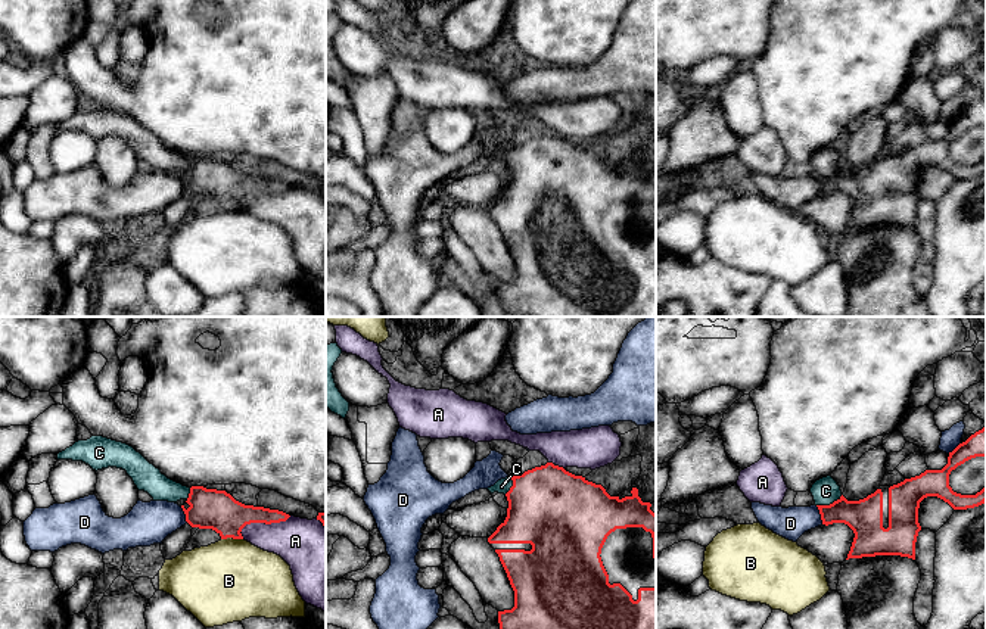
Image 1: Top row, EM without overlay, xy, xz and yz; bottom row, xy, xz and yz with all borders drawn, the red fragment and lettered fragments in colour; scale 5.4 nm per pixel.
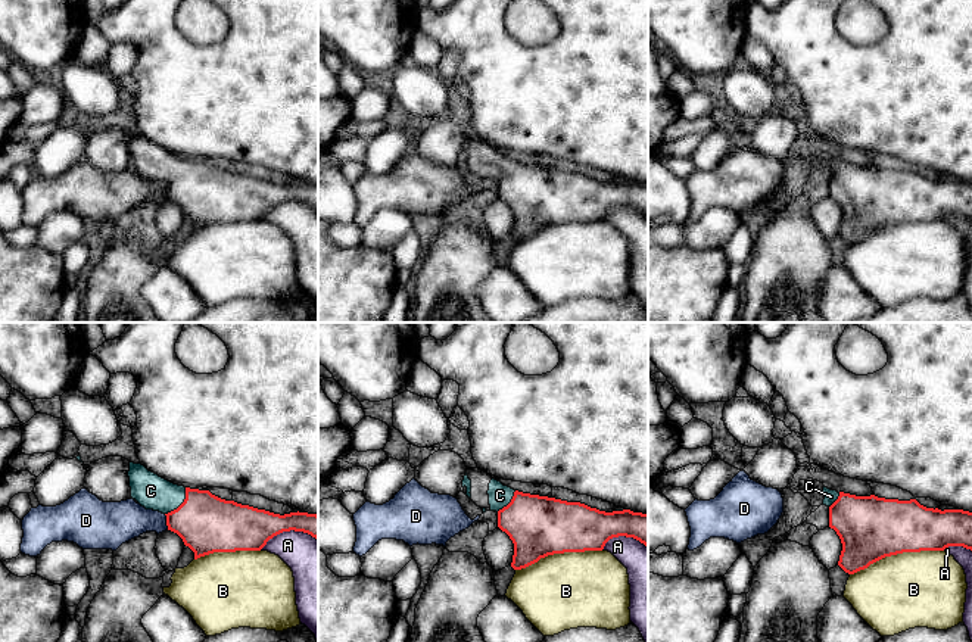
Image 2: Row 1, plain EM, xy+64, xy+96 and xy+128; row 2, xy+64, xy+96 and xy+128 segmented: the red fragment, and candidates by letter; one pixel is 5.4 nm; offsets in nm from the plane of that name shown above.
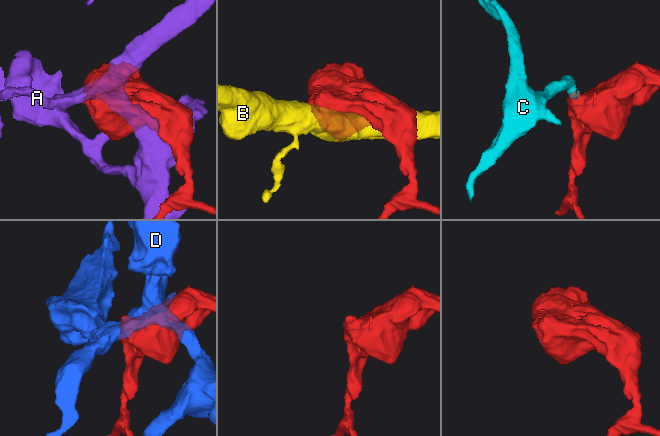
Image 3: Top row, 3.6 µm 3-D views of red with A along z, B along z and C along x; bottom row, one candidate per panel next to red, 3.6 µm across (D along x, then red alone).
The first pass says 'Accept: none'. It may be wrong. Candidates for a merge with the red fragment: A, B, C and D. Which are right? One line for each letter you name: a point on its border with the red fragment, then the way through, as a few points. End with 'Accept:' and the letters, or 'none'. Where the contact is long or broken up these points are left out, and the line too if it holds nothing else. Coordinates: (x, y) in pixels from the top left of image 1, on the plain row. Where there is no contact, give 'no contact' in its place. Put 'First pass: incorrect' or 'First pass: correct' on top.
First pass: incorrect
C: meets red in yz at (830, 174); runs through yz (864, 187), (837, 180), (830, 174), (826, 161)
Accept: C

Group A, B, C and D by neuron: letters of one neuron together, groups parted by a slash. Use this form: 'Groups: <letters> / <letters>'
Groups: A / B / C / D

